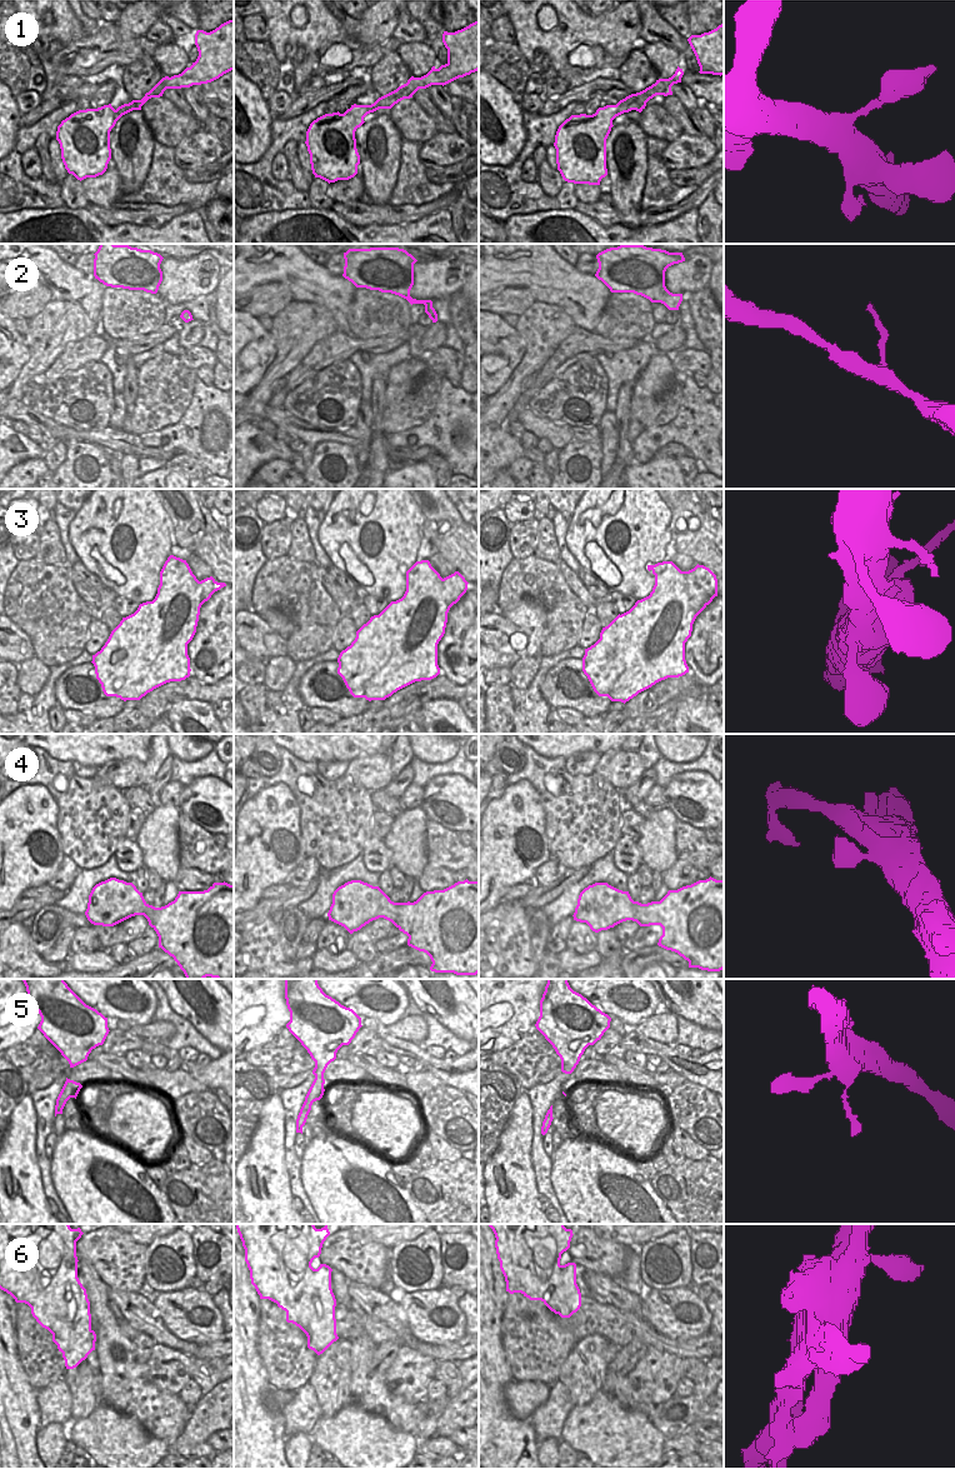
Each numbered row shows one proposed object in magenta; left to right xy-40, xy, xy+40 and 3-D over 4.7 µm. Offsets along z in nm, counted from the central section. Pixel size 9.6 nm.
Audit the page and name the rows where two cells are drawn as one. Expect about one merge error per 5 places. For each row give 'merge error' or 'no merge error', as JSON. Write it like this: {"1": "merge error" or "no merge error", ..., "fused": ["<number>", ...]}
{"1": "no merge error", "2": "no merge error", "3": "merge error", "4": "no merge error", "5": "no merge error", "6": "merge error", "fused": ["3", "6"]}

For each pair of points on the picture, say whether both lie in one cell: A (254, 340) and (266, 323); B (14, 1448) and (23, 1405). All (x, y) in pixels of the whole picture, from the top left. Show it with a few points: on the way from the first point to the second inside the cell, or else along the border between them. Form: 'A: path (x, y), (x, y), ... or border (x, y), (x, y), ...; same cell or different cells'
A: border (258, 319), (269, 331); different cells
B: path (14, 1438), (14, 1415); same cell

